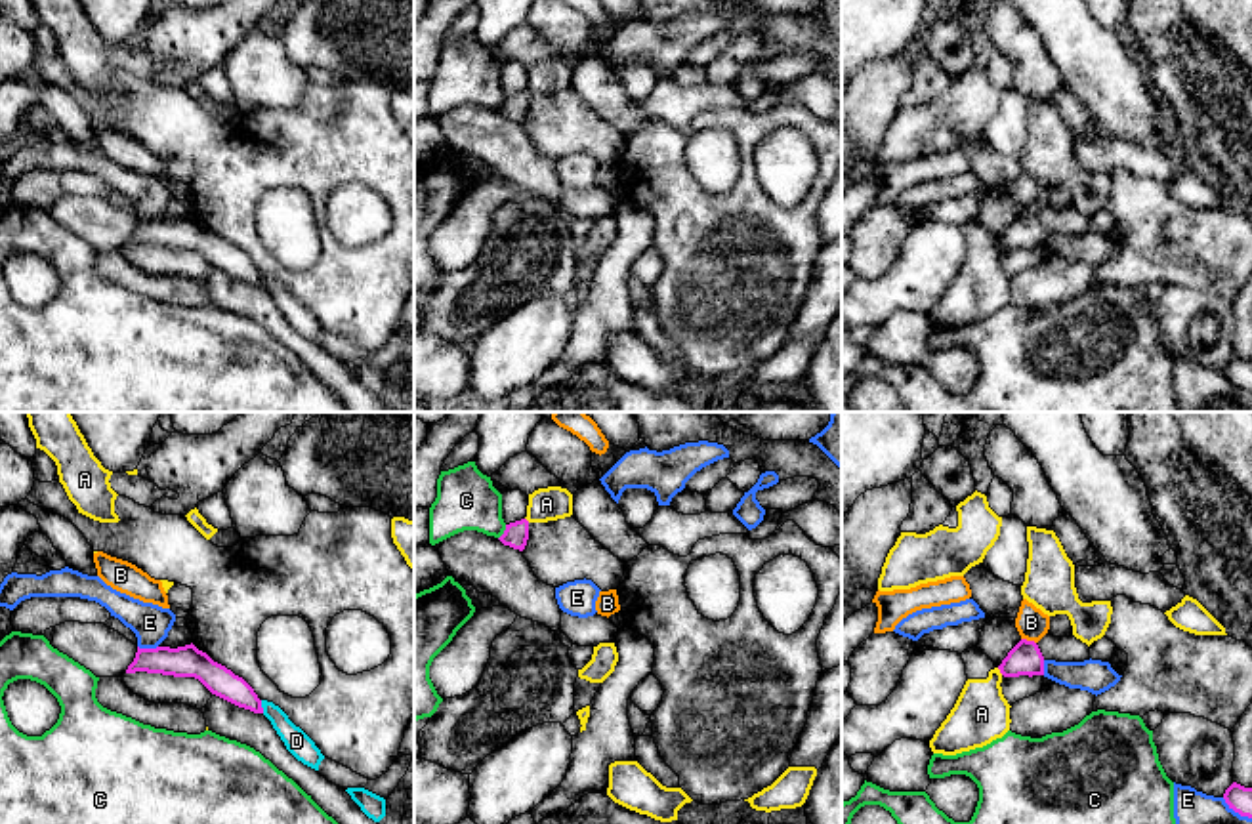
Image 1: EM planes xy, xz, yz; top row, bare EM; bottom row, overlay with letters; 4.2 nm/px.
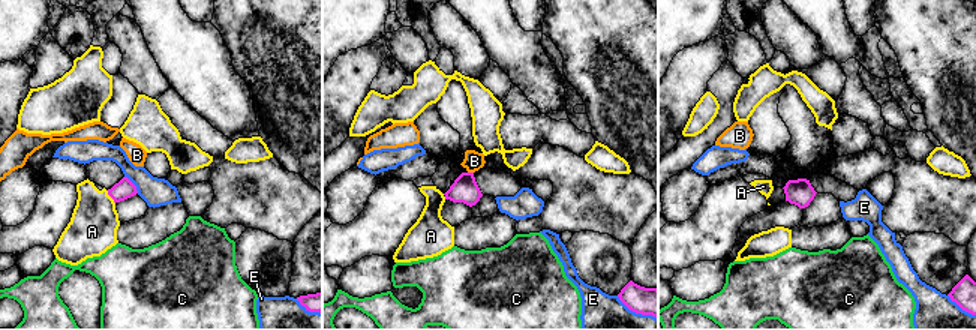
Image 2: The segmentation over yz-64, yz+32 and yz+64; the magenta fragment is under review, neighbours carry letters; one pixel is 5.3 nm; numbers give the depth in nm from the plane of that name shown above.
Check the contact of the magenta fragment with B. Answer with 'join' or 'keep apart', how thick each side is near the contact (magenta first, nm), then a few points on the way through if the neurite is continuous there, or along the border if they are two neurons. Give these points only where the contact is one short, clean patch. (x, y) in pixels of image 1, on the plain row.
keep apart; calibres 140 and 140 nm; border yz (1022, 210), (1035, 216)

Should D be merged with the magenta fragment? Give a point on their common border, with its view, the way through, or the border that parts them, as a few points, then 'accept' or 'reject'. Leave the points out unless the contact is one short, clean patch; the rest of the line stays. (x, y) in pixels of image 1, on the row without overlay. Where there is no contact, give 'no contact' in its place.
meets magenta in xy at (260, 279); border along xy (260, 273), (264, 285); reject

